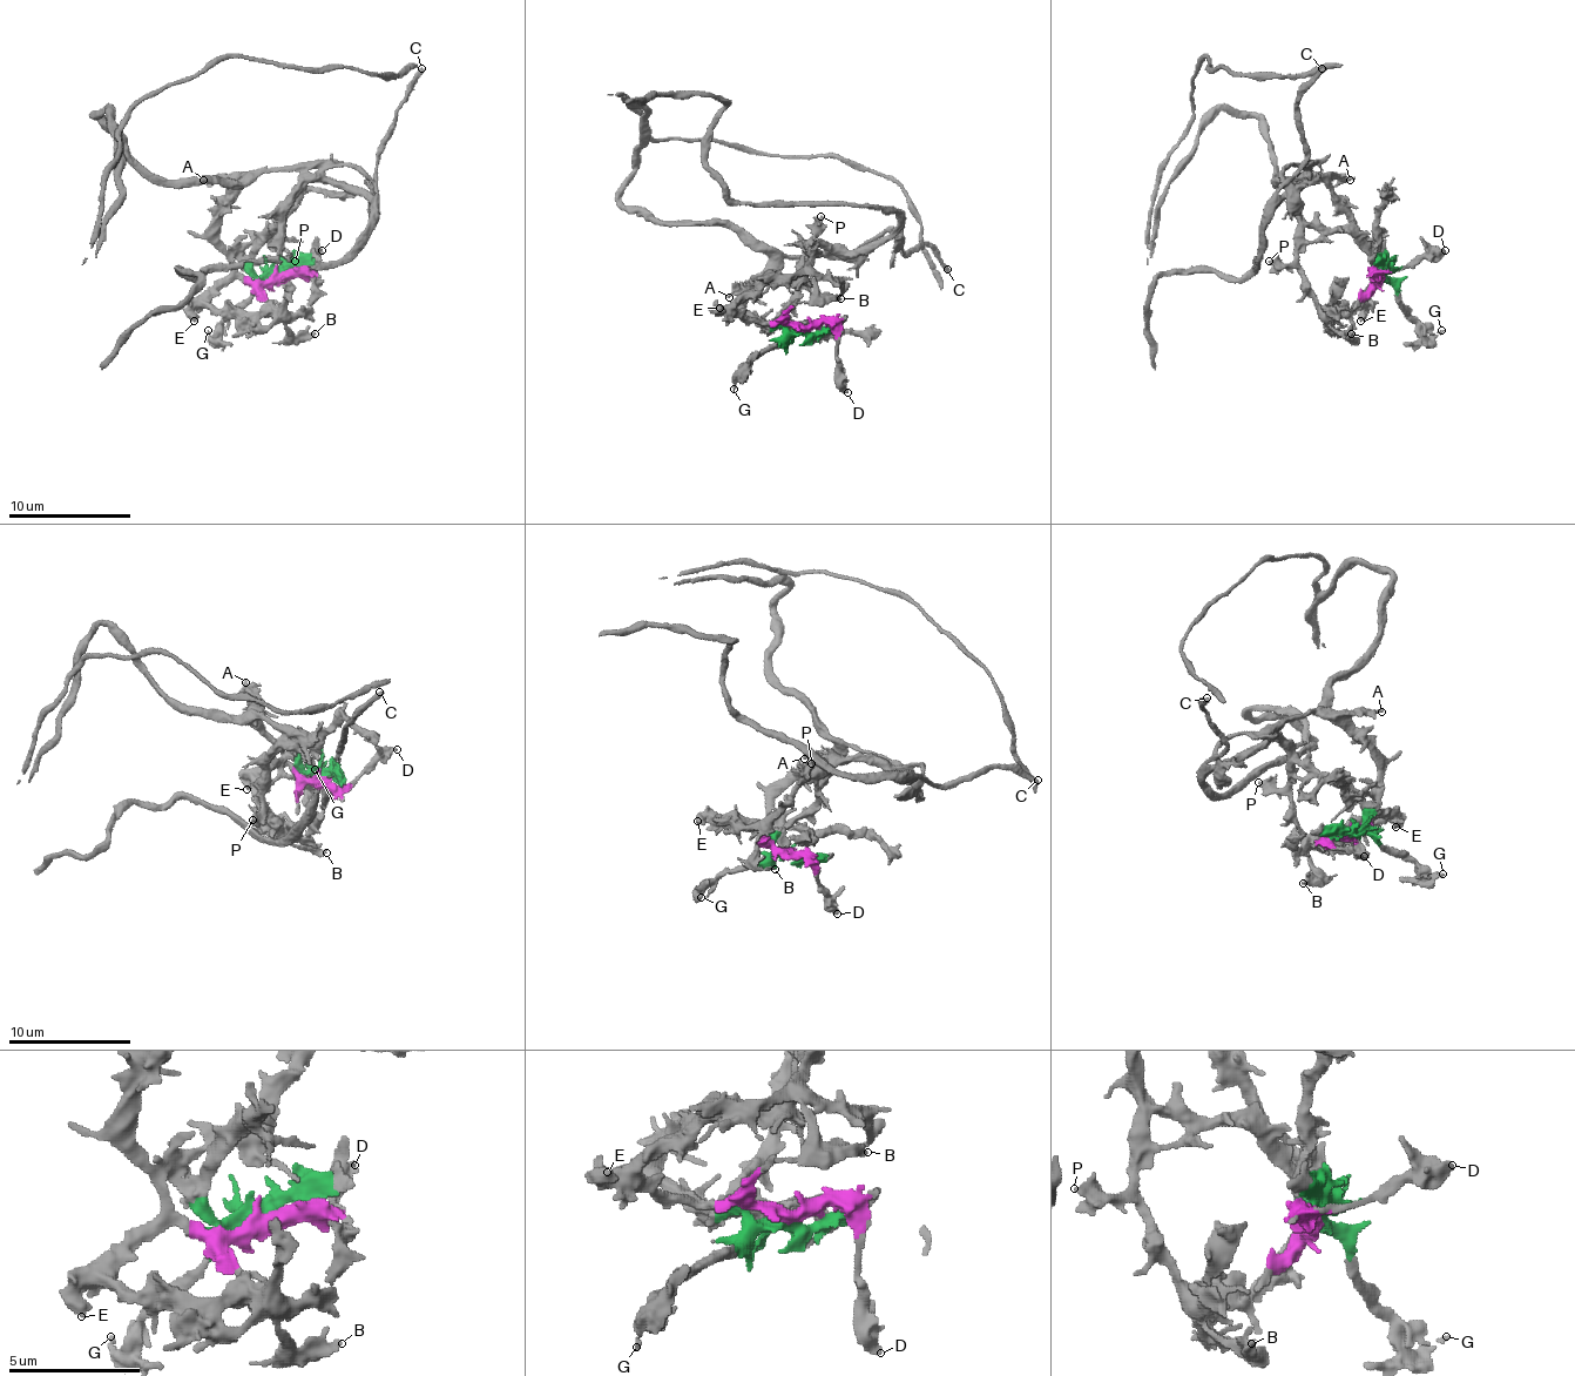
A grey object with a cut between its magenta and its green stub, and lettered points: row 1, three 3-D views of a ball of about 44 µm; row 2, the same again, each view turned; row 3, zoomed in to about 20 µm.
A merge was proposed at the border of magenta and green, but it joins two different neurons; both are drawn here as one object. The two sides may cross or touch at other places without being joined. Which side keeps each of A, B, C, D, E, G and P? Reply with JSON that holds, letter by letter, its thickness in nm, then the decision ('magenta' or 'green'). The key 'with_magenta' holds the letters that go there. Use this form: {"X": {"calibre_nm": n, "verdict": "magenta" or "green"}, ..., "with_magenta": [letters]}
{"A": {"calibre_nm": 190, "verdict": "magenta"}, "B": {"calibre_nm": 360, "verdict": "green"}, "C": {"calibre_nm": 280, "verdict": "green"}, "D": {"calibre_nm": 420, "verdict": "magenta"}, "E": {"calibre_nm": 480, "verdict": "magenta"}, "G": {"calibre_nm": 130, "verdict": "green"}, "P": {"calibre_nm": 240, "verdict": "green"}, "with_magenta": ["A", "D", "E"]}

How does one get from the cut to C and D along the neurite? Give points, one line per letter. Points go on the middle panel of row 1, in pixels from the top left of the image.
C: (805, 329), (783, 331), (777, 316), (808, 249), (870, 251), (900, 227), (903, 251), (931, 245), (946, 270)
D: (805, 329), (823, 322), (832, 331), (838, 384), (847, 393)

